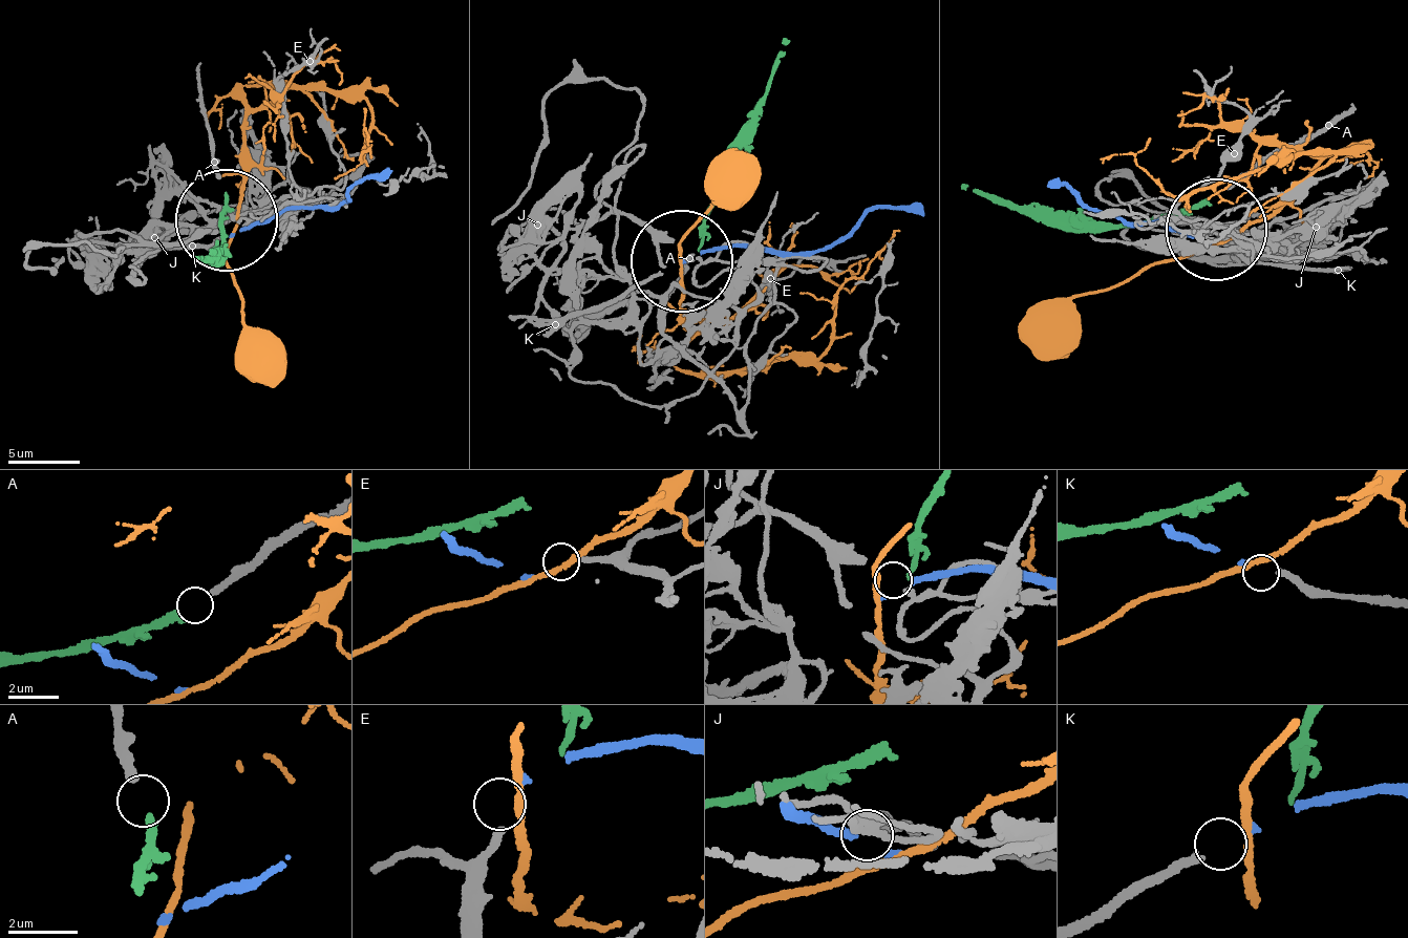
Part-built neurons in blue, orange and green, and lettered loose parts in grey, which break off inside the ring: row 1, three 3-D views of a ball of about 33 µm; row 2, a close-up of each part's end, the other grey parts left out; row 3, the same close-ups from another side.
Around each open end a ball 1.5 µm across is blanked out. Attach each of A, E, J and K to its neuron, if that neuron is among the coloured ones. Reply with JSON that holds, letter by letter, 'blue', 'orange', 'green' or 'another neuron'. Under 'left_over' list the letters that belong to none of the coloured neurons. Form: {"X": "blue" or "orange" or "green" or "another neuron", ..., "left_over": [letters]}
{"A": "green", "E": "another neuron", "J": "another neuron", "K": "blue", "left_over": ["E", "J"]}

